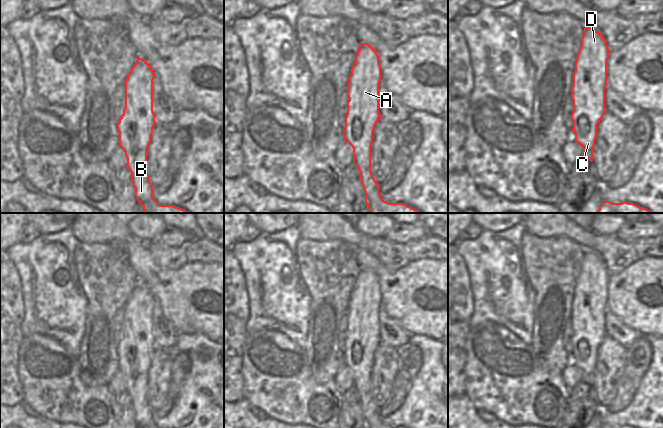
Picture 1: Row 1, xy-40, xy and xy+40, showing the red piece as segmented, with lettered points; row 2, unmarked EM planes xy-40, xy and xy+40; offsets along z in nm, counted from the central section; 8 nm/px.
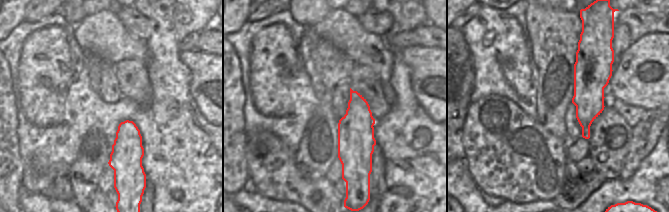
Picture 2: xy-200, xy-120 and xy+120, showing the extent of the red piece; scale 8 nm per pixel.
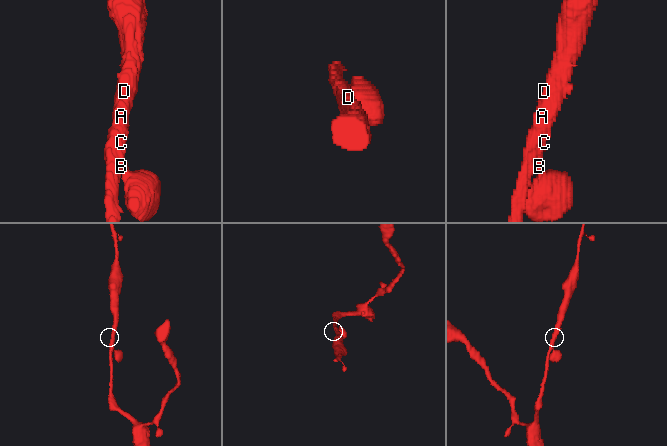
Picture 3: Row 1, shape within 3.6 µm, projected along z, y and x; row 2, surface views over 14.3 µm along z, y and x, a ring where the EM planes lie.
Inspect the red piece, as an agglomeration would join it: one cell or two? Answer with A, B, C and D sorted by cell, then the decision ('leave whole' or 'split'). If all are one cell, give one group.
groups A B C D; leave whole

